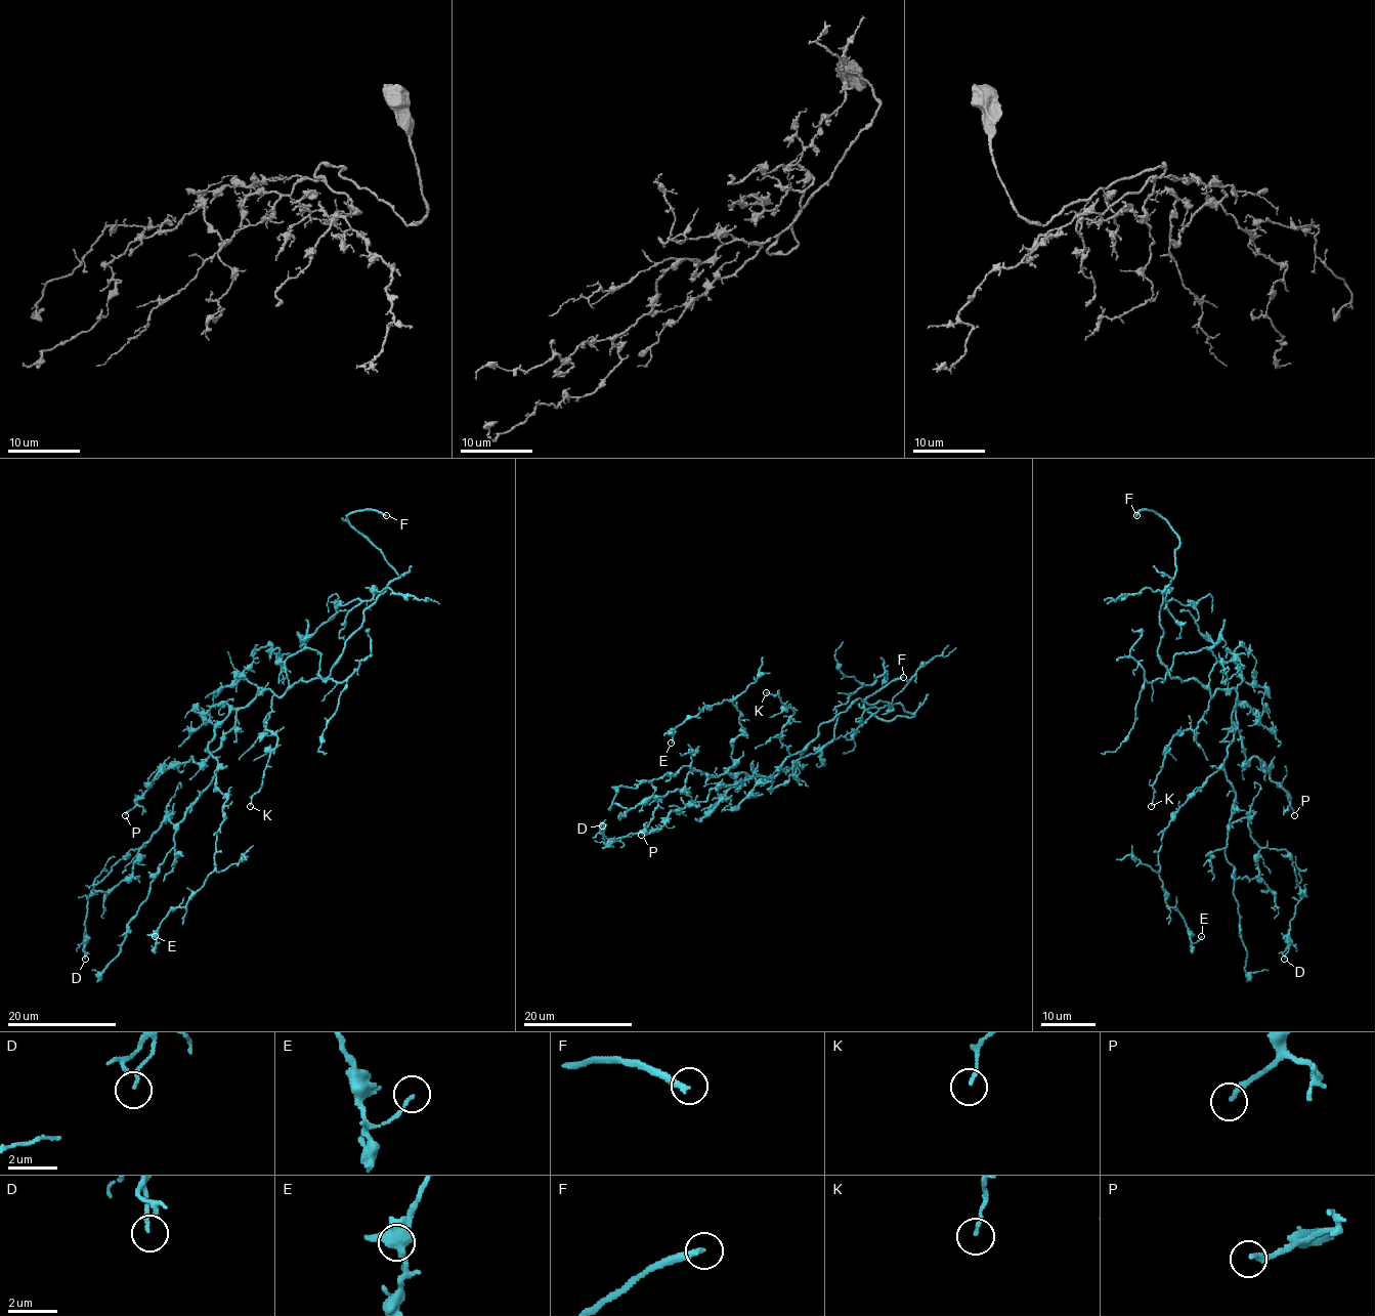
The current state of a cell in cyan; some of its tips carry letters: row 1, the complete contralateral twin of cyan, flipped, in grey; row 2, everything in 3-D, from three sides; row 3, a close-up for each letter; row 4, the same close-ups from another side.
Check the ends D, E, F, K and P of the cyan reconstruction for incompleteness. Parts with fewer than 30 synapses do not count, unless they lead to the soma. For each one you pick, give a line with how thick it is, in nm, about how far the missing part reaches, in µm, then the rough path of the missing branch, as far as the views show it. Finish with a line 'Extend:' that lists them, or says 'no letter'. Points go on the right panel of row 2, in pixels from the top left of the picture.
F: calibre 260 nm; missing 6 µm
P: calibre 240 nm; missing 60 µm; course (1294, 815), (1298, 841), (1317, 869), (1329, 920), (1317, 936), (1329, 1007)
Extend: F, P

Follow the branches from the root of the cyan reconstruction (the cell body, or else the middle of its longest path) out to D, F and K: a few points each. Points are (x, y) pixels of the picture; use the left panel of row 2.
D: (251, 701), (214, 728), (209, 753), (217, 770), (185, 816), (175, 824), (167, 817), (93, 887), (85, 959)
F: (251, 701), (259, 688), (281, 696), (301, 678), (330, 674), (363, 611), (398, 576), (347, 516), (386, 515)
K: (251, 701), (259, 688), (273, 694), (271, 712), (263, 723), (276, 736), (276, 745), (261, 788), (250, 806)

